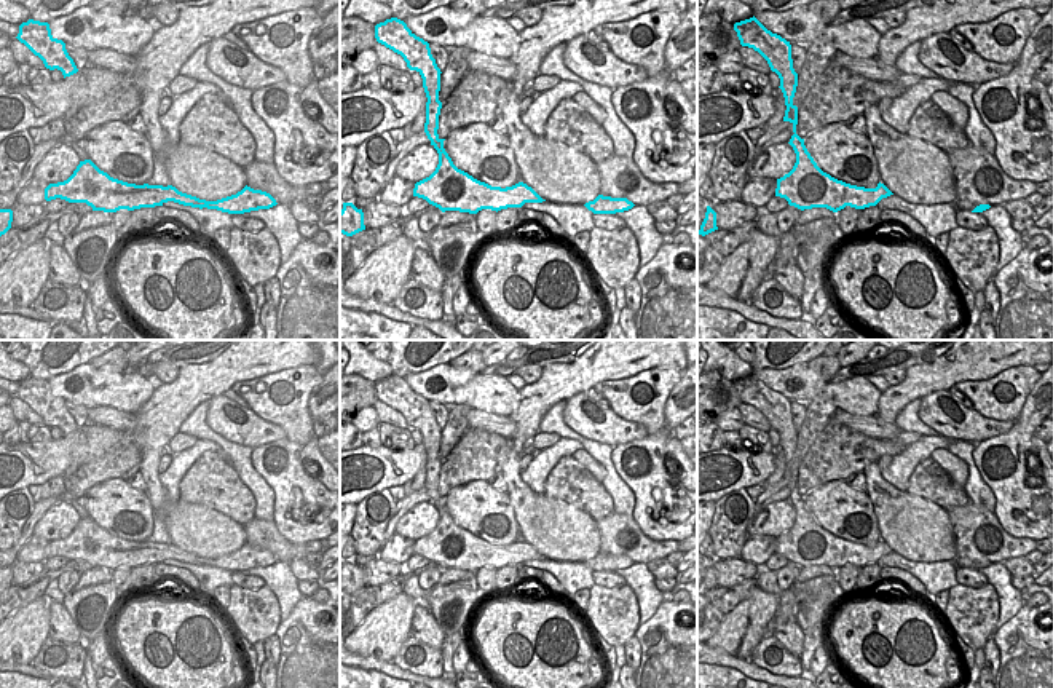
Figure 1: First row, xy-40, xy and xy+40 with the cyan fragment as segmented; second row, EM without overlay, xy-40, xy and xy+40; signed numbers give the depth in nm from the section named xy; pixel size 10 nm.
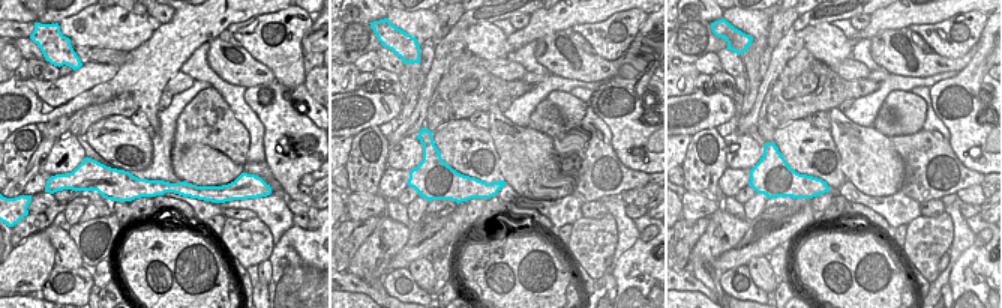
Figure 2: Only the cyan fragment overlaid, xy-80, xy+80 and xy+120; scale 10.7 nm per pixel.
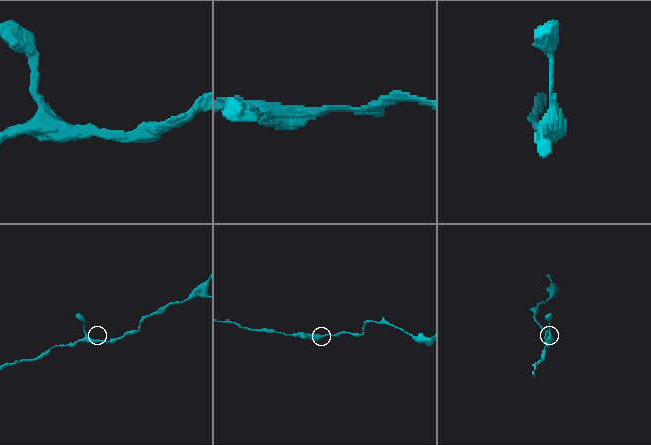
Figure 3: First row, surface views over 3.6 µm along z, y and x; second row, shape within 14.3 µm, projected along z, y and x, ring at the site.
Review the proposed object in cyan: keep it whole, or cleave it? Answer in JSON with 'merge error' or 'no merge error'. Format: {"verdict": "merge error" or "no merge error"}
{"verdict": "no merge error"}

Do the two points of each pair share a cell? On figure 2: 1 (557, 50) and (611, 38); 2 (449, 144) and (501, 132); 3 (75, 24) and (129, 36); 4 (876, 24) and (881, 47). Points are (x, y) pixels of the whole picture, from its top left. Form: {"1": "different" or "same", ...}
{"1": "different", "2": "different", "3": "same", "4": "different"}

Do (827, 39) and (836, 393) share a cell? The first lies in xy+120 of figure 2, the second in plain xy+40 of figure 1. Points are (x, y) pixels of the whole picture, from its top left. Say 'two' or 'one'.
one

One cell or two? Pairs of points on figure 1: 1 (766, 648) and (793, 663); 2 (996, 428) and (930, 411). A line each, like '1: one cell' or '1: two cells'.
1: one cell
2: one cell

